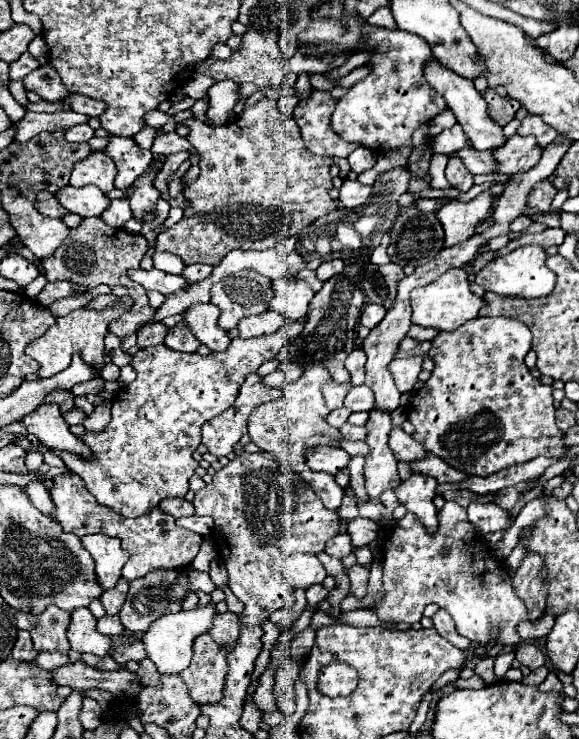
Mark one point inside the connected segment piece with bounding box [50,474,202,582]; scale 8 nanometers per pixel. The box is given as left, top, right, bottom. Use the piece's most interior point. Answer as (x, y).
(154, 541)

